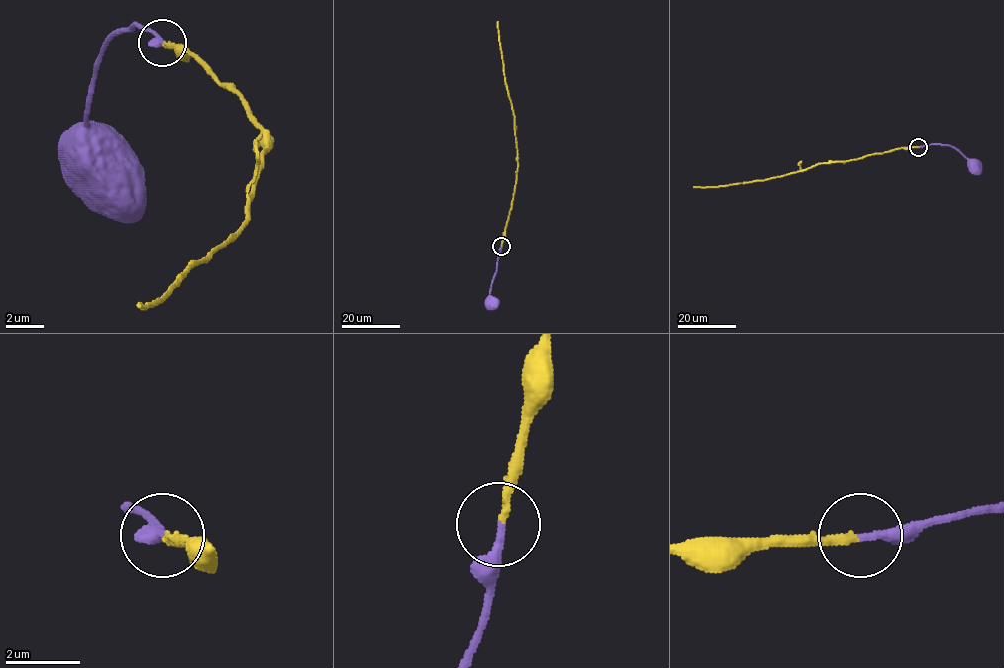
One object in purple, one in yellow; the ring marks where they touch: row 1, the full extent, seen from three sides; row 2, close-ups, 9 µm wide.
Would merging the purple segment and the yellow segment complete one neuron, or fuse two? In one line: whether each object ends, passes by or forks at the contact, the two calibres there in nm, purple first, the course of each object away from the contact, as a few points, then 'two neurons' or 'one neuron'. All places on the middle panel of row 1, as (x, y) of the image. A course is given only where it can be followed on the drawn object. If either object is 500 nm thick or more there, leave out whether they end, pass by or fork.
purple ends; yellow ends; calibres 240 and 190 nm; course purple (501, 245), (488, 297), (489, 303); course yellow (502, 245), (515, 185), (517, 151), (515, 116), (504, 73), (497, 21); one neuron

